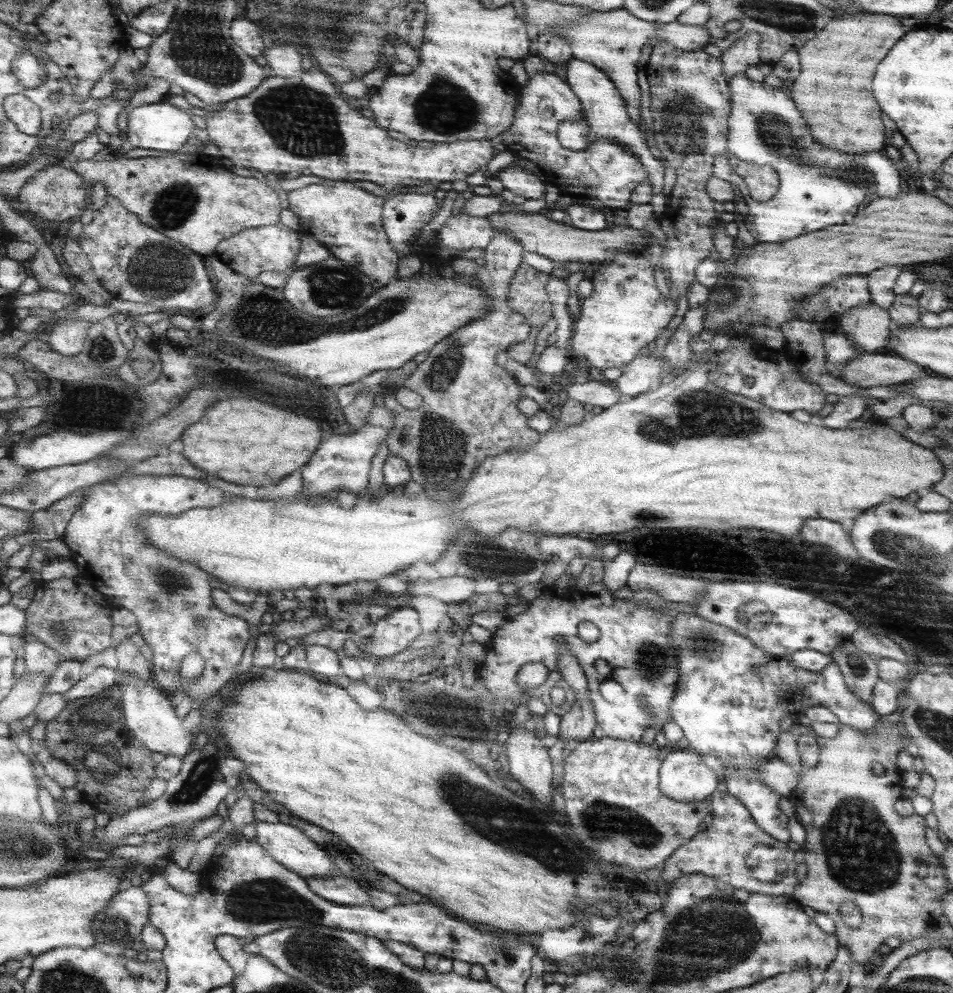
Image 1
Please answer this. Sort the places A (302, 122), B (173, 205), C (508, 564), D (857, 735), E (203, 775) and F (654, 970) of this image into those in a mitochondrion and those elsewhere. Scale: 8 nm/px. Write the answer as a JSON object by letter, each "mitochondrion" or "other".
{"A":"mitochondrion","B":"mitochondrion","C":"mitochondrion","D":"other","E":"mitochondrion","F":"mitochondrion"}

